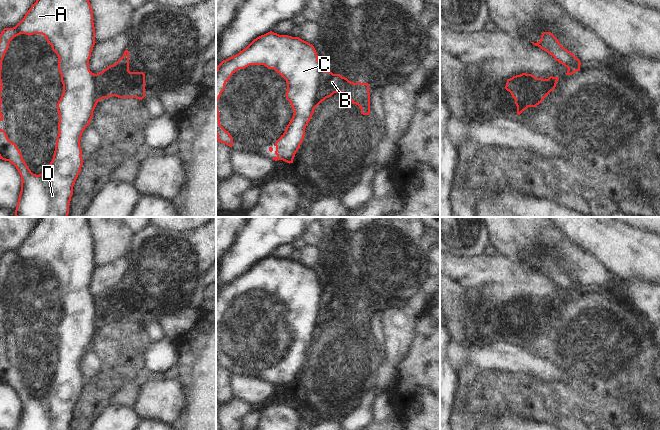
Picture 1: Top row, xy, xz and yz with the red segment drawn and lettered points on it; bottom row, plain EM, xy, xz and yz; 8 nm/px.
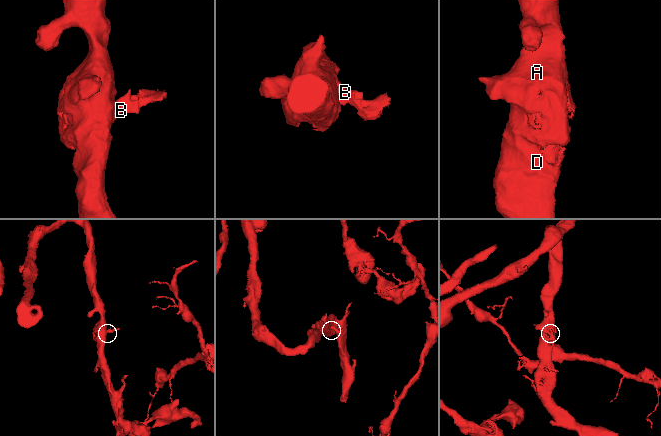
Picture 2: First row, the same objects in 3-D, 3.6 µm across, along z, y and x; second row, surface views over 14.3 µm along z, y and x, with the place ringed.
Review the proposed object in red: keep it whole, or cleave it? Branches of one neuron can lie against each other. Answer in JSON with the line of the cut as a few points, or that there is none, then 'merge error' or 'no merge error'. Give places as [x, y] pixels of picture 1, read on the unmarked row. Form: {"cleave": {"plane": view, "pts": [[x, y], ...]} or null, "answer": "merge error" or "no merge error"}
{"cleave": {"plane": "yz", "pts": [[529, 298], [533, 304], [532, 320], [549, 316]]}, "answer": "merge error"}

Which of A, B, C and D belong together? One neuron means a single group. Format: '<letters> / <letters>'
A C D / B

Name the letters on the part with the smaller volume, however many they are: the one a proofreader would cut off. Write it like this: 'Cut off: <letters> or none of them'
Cut off: B

